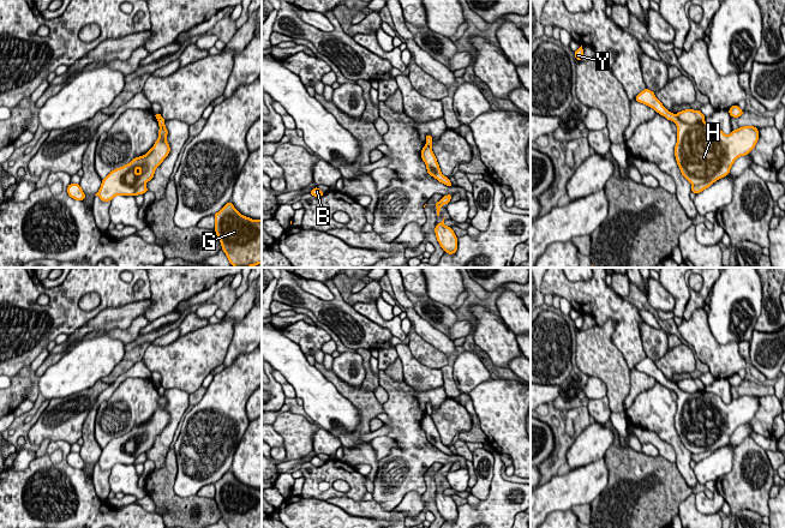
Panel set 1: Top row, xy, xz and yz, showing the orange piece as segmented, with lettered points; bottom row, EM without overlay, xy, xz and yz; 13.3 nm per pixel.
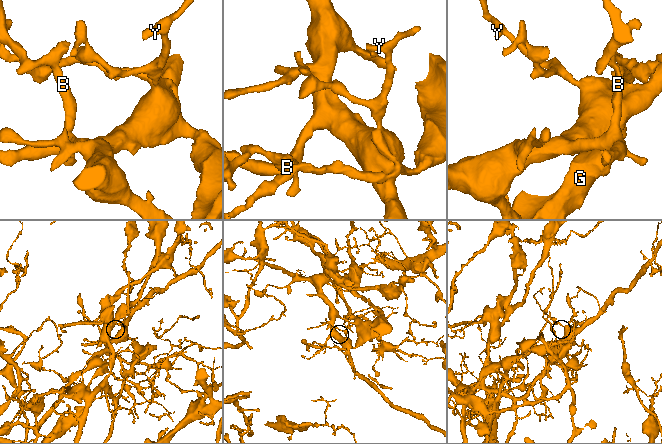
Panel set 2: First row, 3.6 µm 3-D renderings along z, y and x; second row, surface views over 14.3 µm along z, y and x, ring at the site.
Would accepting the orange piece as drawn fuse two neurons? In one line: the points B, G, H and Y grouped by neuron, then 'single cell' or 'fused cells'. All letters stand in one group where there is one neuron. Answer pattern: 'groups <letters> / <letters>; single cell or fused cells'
groups B H Y / G; fused cells

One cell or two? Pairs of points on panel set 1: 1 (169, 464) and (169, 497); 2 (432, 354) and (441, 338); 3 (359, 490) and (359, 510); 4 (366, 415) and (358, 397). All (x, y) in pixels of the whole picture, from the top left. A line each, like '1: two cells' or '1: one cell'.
1: one cell
2: two cells
3: two cells
4: one cell

